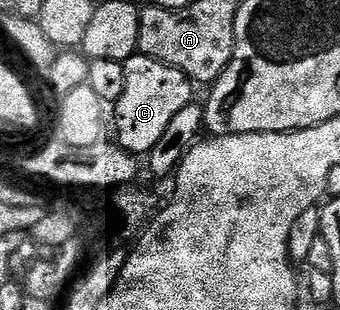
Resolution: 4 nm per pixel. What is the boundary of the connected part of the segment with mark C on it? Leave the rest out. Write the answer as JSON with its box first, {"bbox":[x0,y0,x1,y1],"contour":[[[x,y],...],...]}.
{"bbox":[114,54,193,156],"contour":[[[145,54],[130,55],[124,63],[126,72],[126,89],[122,96],[114,103],[116,110],[115,141],[121,149],[127,150],[135,156],[147,156],[152,153],[154,144],[162,140],[162,132],[170,128],[170,120],[182,112],[193,101],[193,83],[178,68],[167,66],[148,58]]]}

